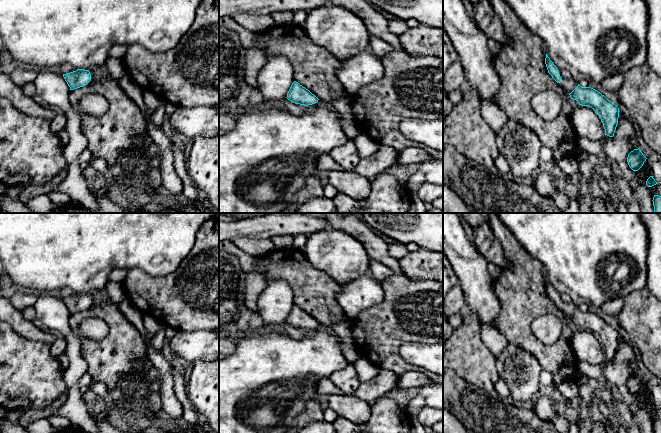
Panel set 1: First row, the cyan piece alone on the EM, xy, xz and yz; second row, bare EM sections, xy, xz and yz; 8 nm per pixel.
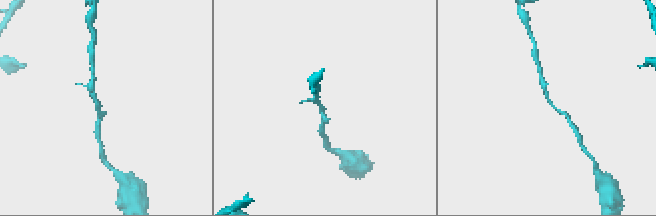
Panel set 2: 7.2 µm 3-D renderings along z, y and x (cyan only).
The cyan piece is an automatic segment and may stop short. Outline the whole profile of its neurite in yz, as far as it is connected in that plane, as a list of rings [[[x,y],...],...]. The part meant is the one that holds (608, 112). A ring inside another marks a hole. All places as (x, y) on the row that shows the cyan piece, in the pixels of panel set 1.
[[[547,54],[545,64],[548,73],[570,95],[571,99],[576,100],[579,105],[591,107],[601,119],[605,135],[613,137],[619,118],[619,108],[617,105],[590,86],[581,87],[572,78],[564,78]]]

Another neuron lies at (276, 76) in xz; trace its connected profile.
[[[264,57],[264,65],[257,79],[257,88],[264,102],[283,101],[293,82],[293,67],[286,57]]]

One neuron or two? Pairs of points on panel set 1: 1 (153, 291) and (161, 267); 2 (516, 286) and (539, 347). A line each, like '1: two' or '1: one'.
1: two
2: one

